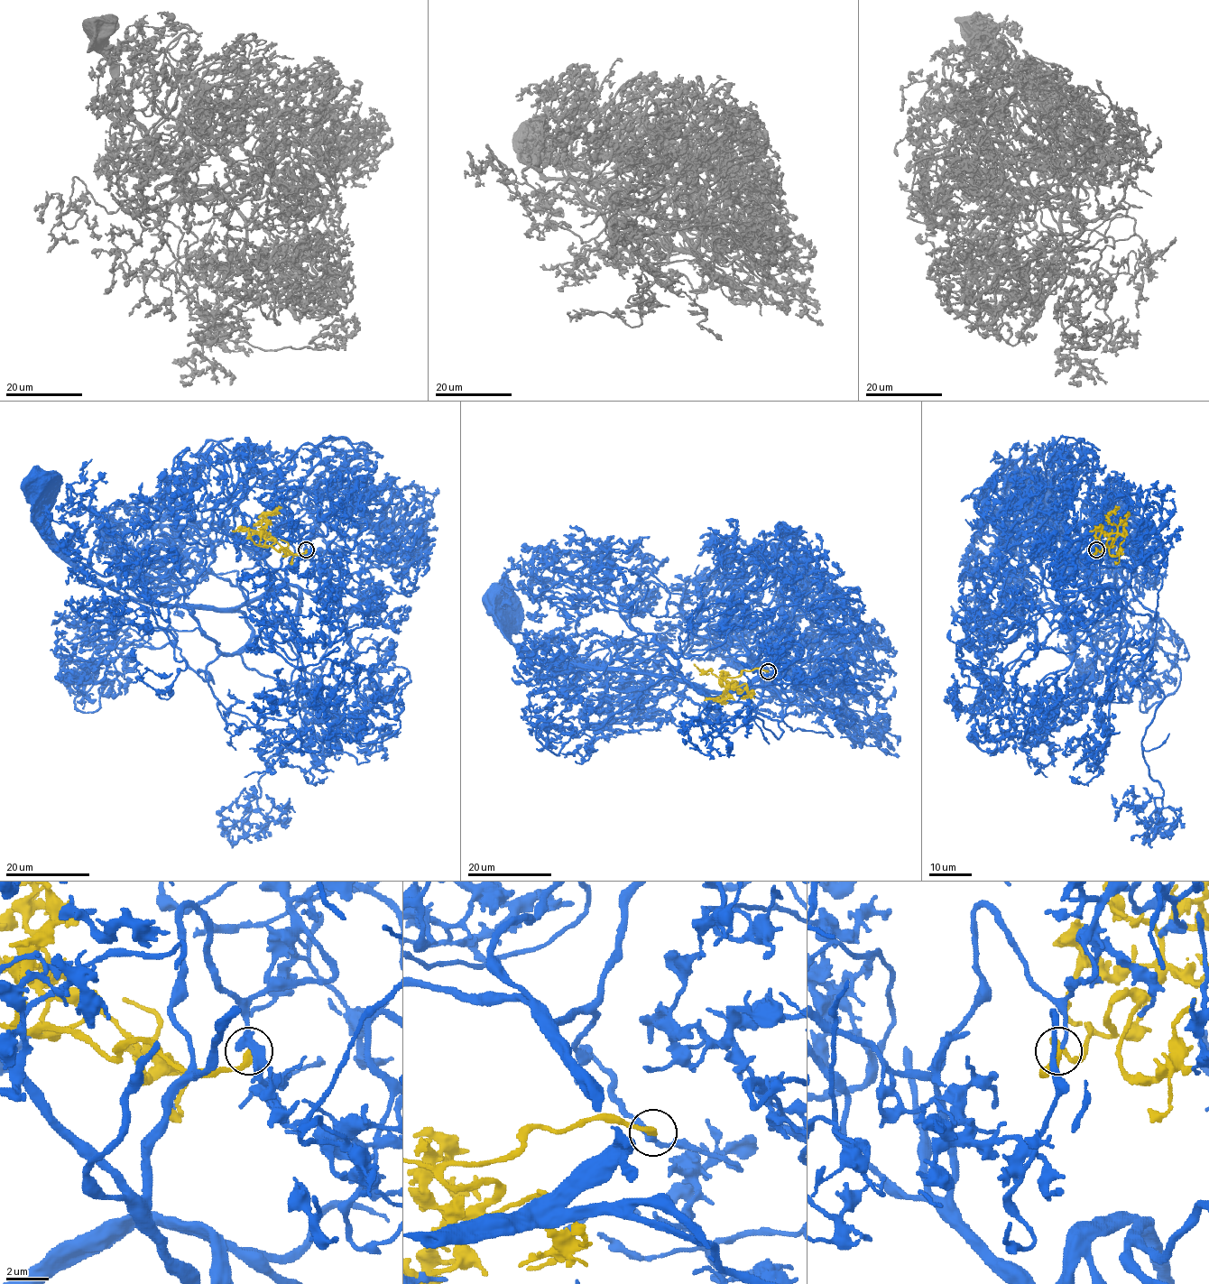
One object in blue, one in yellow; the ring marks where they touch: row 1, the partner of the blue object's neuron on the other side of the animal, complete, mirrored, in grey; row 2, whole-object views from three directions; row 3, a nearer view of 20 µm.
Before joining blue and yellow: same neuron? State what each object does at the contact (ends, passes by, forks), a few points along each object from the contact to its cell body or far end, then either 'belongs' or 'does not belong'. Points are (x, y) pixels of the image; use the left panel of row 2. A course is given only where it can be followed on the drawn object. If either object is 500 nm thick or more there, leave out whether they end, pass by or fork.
blue ends | yellow ends | blue via (306, 549), (294, 521), (285, 586), (297, 597), (283, 585), (231, 607), (140, 603), (65, 551), (35, 480) | yellow via (306, 549), (292, 554), (283, 548), (263, 547), (274, 540), (284, 555), (288, 543), (281, 539) | belongs

